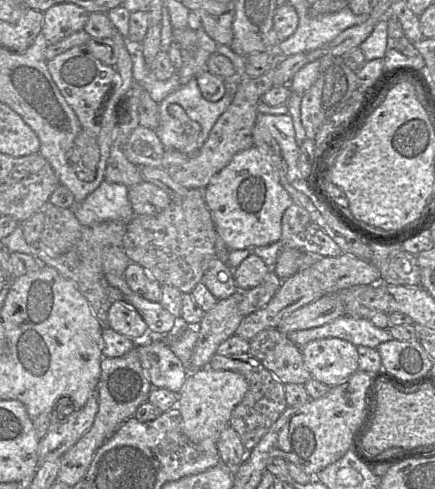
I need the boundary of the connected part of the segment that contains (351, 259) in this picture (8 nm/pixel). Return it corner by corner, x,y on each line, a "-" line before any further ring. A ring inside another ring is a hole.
341,254
336,257
316,257
312,265
299,270
287,279
283,279
280,287
266,306
242,319
235,335
250,341
265,329
277,328
280,321
290,313
326,294
335,294
341,289
356,285
377,284
379,282
379,270
370,261
351,254

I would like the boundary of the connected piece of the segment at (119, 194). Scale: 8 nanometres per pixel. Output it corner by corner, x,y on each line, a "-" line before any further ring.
107,180
72,209
83,227
107,221
128,225
135,216
128,199
128,187

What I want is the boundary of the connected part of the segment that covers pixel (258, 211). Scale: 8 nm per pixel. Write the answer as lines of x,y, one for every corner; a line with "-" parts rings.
258,148
237,153
203,190
219,238
231,250
266,246
281,239
281,220
293,200
278,181
269,159

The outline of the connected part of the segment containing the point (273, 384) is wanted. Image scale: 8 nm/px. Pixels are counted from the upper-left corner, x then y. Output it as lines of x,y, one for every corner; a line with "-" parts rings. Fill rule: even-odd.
215,353
207,367
216,371
238,372
245,378
248,390
242,401
234,408
229,425
239,435
246,450
251,451
287,408
285,384
248,353
228,356

